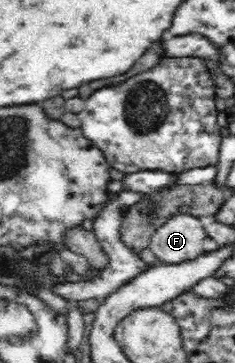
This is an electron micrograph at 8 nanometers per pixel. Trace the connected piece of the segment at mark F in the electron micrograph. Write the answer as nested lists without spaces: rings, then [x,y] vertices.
[[[176,213],[152,233],[148,247],[160,259],[161,264],[181,264],[194,261],[205,253],[203,251],[203,240],[207,236],[201,218],[191,214]]]

